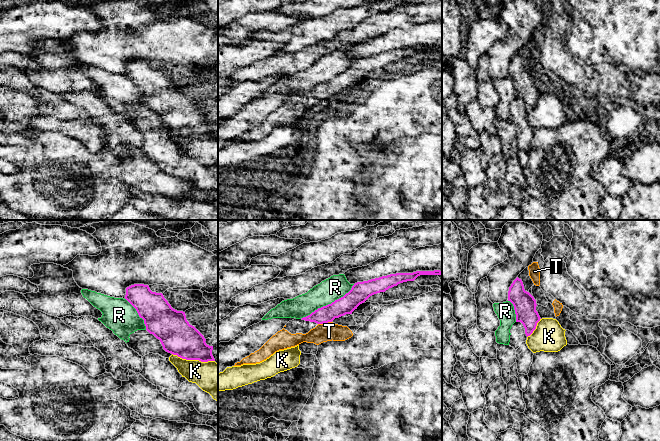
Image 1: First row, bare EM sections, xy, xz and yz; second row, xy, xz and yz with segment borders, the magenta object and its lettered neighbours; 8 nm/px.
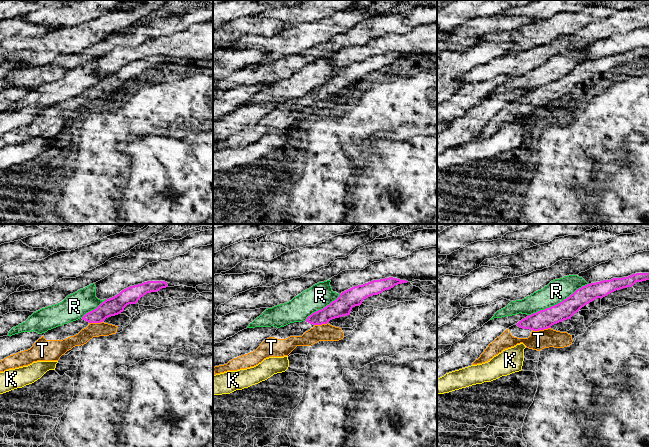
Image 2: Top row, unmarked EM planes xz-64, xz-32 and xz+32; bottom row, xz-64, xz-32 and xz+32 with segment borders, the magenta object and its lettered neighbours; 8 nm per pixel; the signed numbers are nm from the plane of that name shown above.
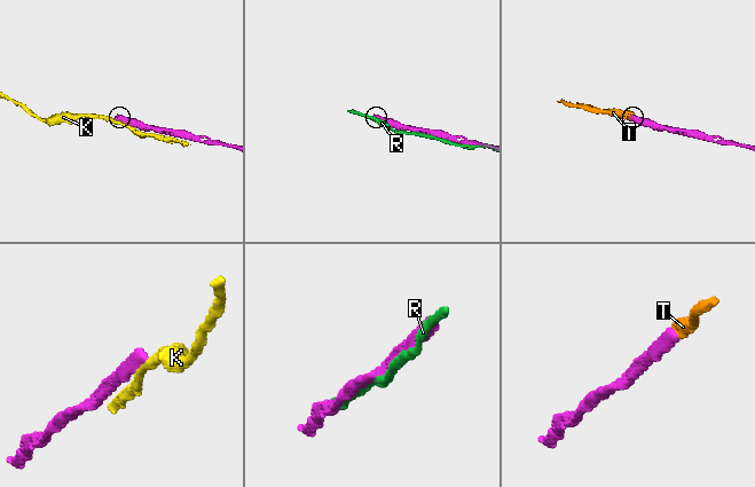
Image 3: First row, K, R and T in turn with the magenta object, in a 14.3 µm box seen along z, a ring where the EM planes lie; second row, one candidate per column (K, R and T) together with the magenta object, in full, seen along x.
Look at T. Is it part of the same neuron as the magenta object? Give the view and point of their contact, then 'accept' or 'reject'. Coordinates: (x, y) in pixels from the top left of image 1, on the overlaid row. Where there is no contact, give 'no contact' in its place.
xz (324, 322) | accept

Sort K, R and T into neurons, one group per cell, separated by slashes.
K / R / T

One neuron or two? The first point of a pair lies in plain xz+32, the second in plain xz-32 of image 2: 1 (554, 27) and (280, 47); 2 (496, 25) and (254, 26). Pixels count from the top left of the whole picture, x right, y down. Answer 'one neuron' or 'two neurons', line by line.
1: one neuron
2: one neuron

